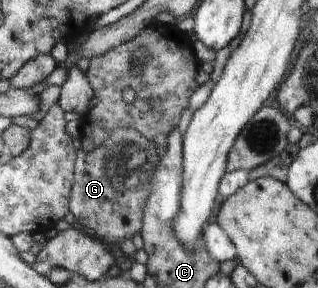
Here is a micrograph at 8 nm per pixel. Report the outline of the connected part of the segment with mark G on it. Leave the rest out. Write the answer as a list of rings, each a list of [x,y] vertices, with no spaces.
[[[130,127],[114,129],[99,147],[91,151],[79,150],[78,161],[74,163],[74,185],[70,199],[70,210],[75,221],[82,223],[93,235],[99,234],[99,239],[108,242],[117,241],[119,245],[123,239],[132,239],[142,228],[150,181],[159,167],[161,157],[162,153],[155,142]]]

